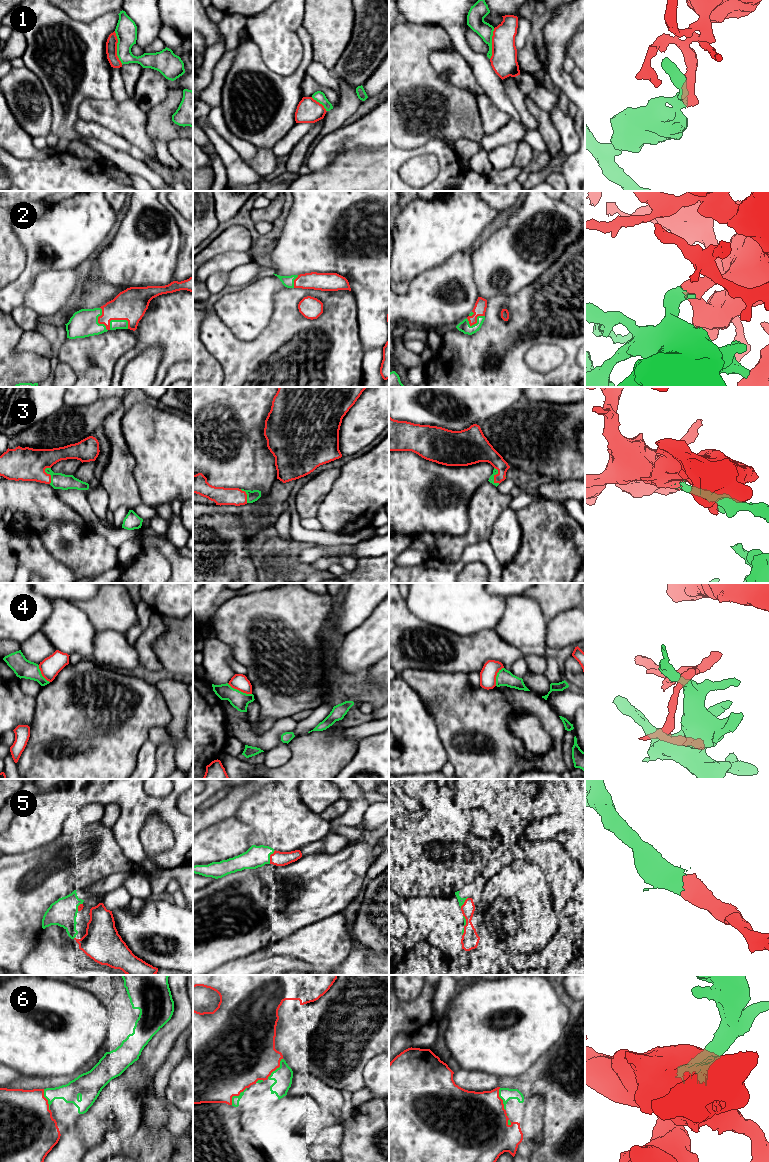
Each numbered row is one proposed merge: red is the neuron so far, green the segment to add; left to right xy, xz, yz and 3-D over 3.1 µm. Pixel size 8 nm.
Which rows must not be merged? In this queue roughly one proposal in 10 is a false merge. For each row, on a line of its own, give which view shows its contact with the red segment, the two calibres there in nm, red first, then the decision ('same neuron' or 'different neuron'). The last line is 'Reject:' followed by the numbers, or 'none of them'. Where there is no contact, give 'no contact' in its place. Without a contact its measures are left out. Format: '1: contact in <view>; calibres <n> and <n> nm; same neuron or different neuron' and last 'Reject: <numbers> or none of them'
1: contact in xy; calibres 100 and 180 nm; different neuron
2: contact in xy; calibres 260 and 80 nm; same neuron
3: contact in yz; calibres 190 and 50 nm; same neuron
4: contact in xz; calibres 130 and 140 nm; different neuron
5: contact in xz; calibres 120 and 180 nm; same neuron
6: contact in xz; calibres 440 and 150 nm; same neuron
Reject: 1, 4

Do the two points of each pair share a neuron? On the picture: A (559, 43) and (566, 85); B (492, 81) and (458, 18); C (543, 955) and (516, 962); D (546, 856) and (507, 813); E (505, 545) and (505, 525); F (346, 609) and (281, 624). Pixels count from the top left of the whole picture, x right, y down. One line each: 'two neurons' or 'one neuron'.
A: one neuron
B: one neuron
C: one neuron
D: two neurons
E: one neuron
F: two neurons

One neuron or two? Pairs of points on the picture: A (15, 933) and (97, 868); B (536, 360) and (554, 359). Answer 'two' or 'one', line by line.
A: one
B: one

